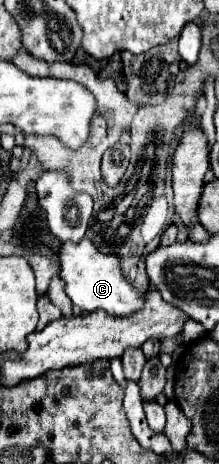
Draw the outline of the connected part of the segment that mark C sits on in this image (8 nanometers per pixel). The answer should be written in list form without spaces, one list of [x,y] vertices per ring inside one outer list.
[[[84,238],[78,244],[64,242],[60,250],[60,276],[66,282],[66,294],[74,306],[86,312],[104,310],[110,316],[130,316],[144,308],[146,294],[152,290],[138,290],[136,284],[124,276],[122,272],[122,258],[116,254],[102,254],[98,248]]]

